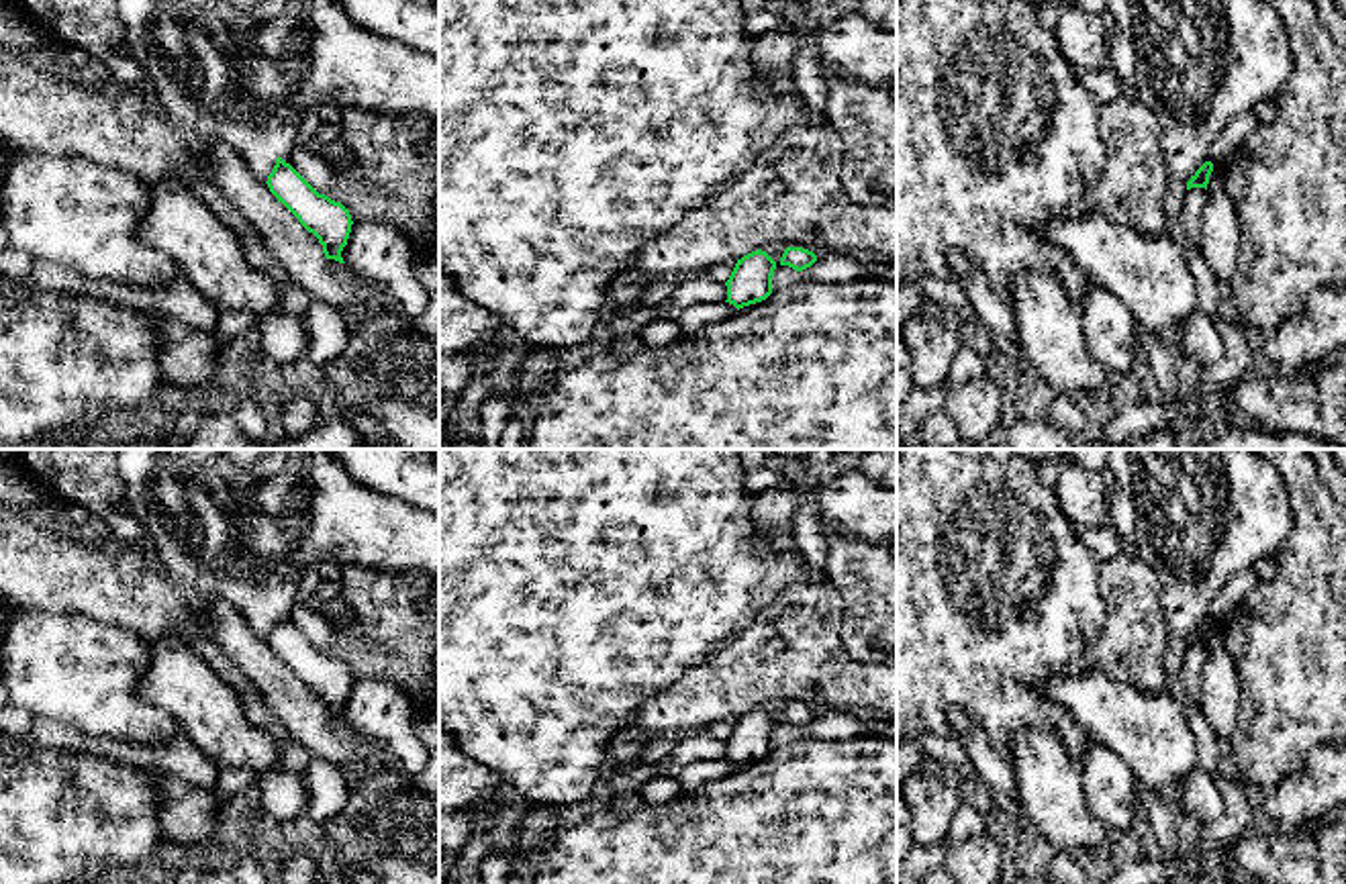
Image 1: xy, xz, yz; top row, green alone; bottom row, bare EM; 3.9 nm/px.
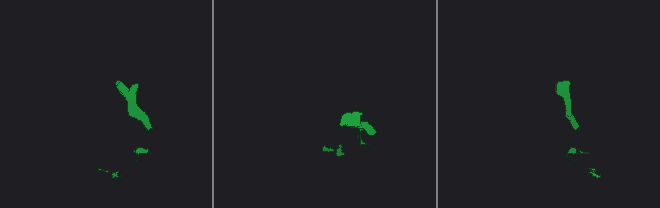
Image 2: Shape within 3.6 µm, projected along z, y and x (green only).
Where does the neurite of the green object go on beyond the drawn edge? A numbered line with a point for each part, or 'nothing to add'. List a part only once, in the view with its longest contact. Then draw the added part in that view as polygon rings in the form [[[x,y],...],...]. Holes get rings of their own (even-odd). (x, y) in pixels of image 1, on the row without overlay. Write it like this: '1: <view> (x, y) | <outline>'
nothing to add

